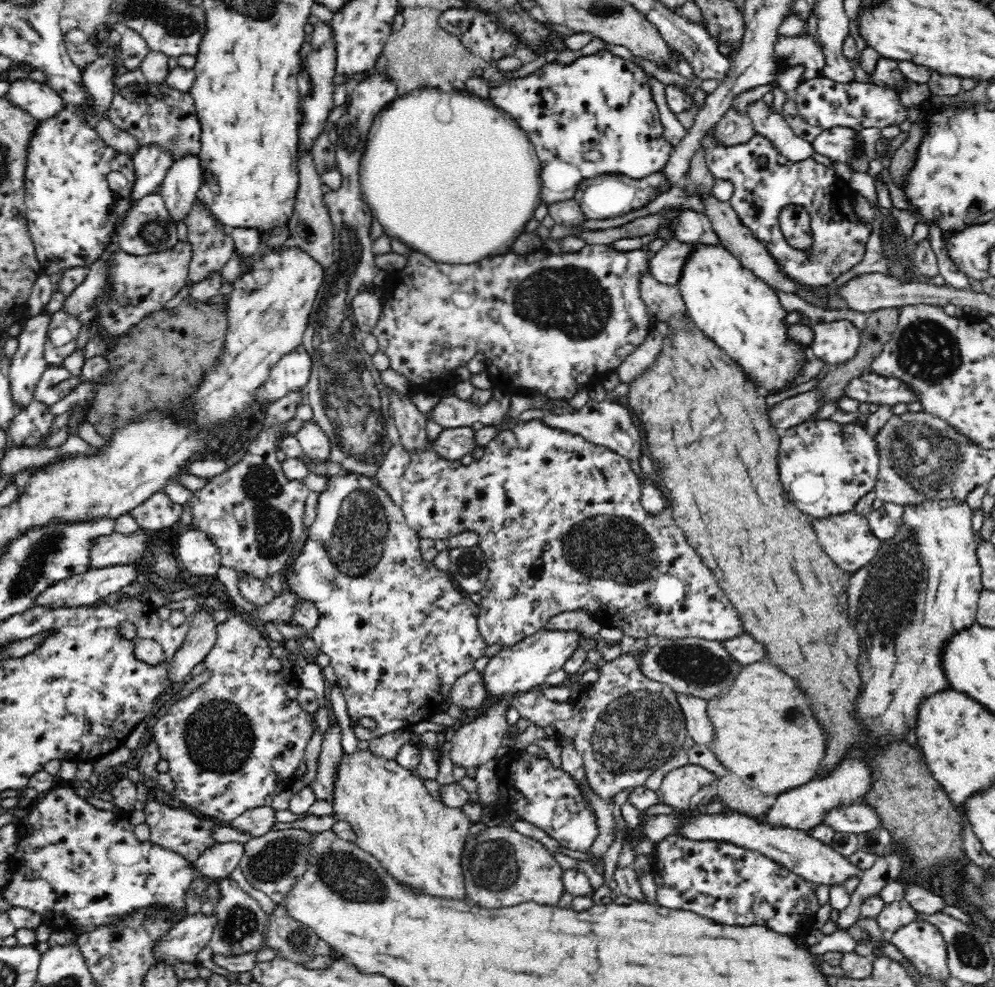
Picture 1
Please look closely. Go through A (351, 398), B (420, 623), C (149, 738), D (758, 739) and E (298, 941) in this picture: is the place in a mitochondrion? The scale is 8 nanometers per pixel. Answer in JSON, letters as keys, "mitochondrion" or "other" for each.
{"A":"mitochondrion","B":"other","C":"other","D":"other","E":"mitochondrion"}

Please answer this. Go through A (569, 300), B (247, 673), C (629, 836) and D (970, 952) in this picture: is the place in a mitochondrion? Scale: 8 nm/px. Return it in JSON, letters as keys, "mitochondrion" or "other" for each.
{"A":"mitochondrion","B":"other","C":"other","D":"mitochondrion"}

